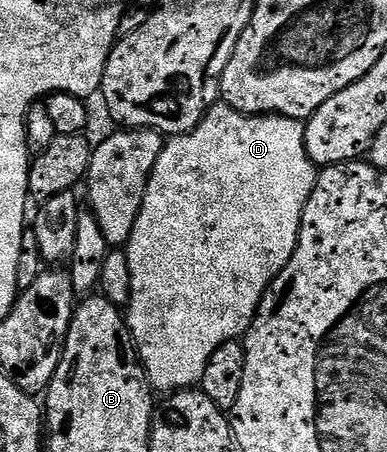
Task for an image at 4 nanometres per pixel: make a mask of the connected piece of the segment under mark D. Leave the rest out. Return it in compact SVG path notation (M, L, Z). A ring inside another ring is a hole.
M224 101L212 107L203 117L203 121L199 121L197 128L188 135L175 135L166 142L147 181L143 209L139 209L135 229L131 229L131 237L127 244L131 265L131 301L127 308L129 334L133 336L134 347L138 350L145 372L148 373L149 384L156 392L172 393L200 384L203 372L207 369L207 362L212 353L215 353L215 349L227 345L227 341L240 340L249 330L267 289L297 251L303 209L311 197L318 174L318 168L309 160L305 148L305 123L302 120L288 119L282 115L244 115L235 108L228 107Z

